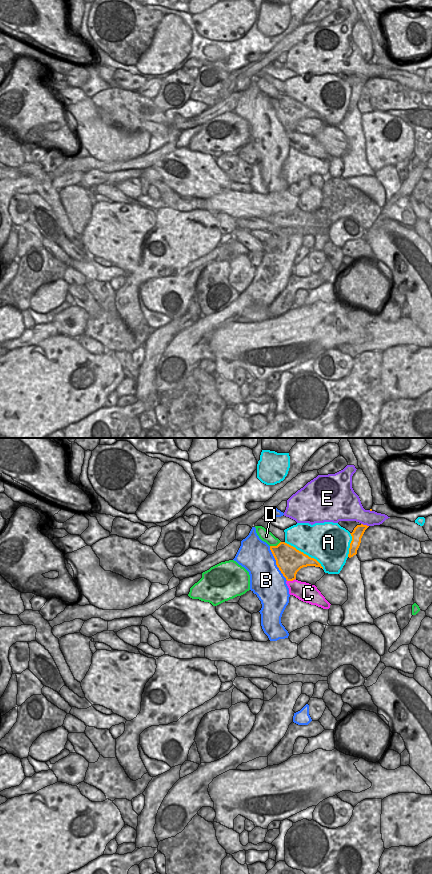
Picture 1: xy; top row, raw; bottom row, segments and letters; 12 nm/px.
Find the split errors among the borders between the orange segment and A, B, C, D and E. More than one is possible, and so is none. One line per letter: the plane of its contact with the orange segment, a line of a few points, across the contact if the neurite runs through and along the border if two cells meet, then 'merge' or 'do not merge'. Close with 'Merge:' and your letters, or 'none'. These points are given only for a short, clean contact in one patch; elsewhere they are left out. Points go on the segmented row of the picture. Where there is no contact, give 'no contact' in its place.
A: contact in xy; do not merge
B: contact in xy; do not merge
C: contact in xy; do not merge
D: contact in xy; do not merge
E: contact in xy; do not merge
Merge: none

